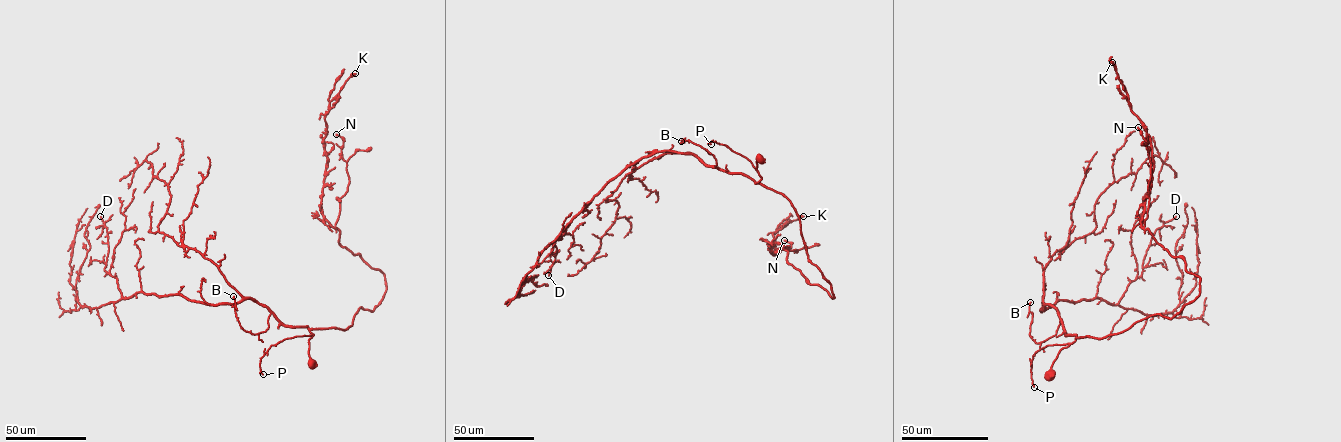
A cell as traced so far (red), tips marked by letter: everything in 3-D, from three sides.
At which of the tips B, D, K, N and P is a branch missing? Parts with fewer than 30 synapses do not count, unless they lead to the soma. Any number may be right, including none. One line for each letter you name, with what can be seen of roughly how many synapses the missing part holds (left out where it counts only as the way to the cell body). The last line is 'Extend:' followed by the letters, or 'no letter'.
D: 35 syn
Extend: D

